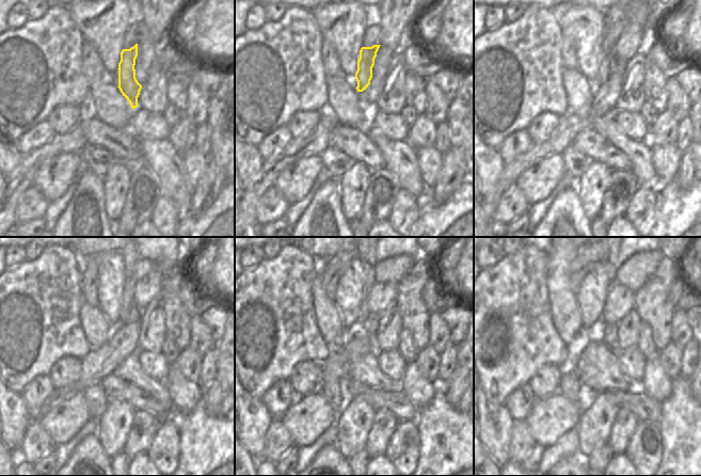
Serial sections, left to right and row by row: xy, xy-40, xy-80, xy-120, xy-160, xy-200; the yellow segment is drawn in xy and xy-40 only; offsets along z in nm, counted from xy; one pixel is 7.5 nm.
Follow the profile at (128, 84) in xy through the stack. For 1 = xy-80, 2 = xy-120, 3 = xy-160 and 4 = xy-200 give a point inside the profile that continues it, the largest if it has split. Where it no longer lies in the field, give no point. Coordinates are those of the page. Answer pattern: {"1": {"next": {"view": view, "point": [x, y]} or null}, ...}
{"1": {"next": {"view": "xy-80", "point": [607, 53]}}, "2": {"next": {"view": "xy-120", "point": [129, 258]}}, "3": {"next": {"view": "xy-160", "point": [368, 258]}}, "4": {"next": {"view": "xy-200", "point": [609, 263]}}}

